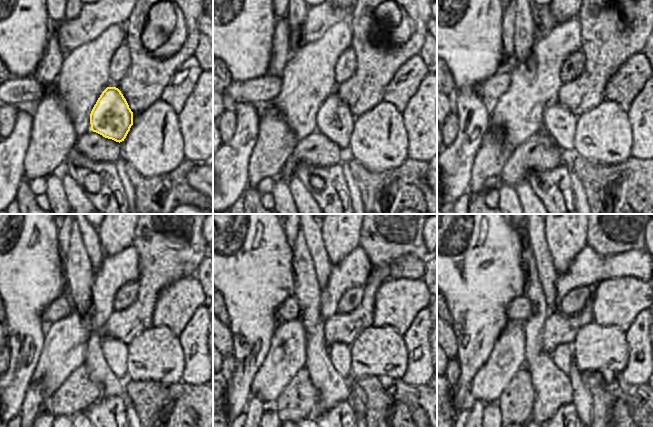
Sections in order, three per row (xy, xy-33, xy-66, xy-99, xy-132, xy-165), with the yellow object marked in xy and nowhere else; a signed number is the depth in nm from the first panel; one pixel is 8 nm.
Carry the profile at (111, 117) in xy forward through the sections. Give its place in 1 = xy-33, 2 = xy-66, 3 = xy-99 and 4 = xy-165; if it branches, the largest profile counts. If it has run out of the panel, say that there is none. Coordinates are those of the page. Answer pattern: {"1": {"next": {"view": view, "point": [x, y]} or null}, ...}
{"1": {"next": {"view": "xy-33", "point": [335, 120]}}, "2": {"next": {"view": "xy-66", "point": [559, 122]}}, "3": {"next": {"view": "xy-99", "point": [116, 351]}}, "4": {"next": {"view": "xy-165", "point": [563, 356]}}}

